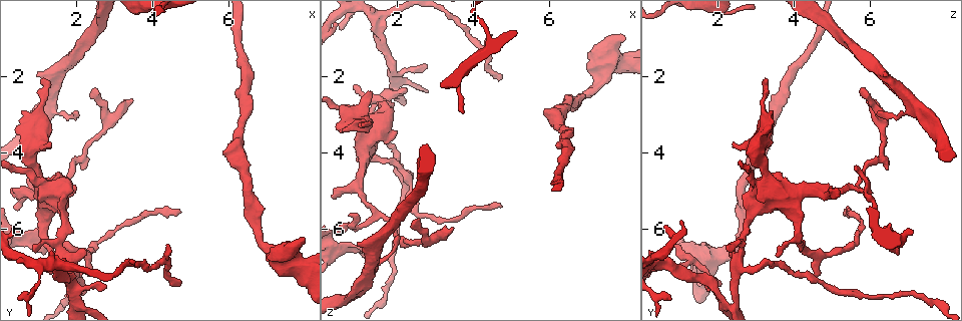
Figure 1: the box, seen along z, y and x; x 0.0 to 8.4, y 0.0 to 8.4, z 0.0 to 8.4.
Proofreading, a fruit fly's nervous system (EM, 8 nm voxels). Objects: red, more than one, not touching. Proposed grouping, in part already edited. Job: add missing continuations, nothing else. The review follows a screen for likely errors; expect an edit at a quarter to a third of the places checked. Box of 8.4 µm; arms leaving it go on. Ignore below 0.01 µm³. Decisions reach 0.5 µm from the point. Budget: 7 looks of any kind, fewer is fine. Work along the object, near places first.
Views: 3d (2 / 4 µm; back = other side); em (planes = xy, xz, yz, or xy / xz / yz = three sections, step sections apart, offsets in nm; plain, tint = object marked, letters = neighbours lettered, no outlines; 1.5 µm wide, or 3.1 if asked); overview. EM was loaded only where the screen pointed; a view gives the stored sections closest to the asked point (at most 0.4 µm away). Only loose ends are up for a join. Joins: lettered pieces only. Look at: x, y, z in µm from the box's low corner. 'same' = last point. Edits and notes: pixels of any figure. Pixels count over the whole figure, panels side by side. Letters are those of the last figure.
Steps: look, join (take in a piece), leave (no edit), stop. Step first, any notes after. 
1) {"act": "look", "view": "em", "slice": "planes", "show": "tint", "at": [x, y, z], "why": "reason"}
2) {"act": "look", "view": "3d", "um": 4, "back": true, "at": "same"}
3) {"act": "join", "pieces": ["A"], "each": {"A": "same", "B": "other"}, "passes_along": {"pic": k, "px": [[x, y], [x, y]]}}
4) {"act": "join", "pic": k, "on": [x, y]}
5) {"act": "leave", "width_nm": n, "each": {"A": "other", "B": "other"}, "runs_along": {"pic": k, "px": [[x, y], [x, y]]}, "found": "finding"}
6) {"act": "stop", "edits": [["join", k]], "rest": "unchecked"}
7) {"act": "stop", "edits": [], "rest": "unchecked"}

{"act": "look", "view": "em", "slice": "planes", "show": "letters", "at": [0.95, 1.90, 6.40], "why": "an open end"}

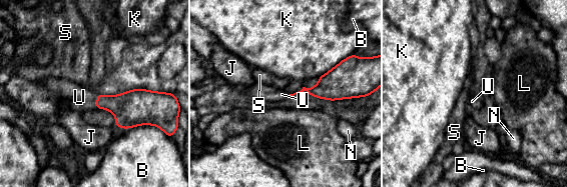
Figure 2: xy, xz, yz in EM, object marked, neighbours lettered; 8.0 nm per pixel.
{"act": "join", "pieces": ["U"], "each": {"B": "other", "J": "other", "K": "other", "L": "other", "N": "other", "S": "other", "U": "same"}, "passes_along": {"pic": 2, "px": [[127, 107], [97, 100], [79, 97]]}, "found": "it goes on there"}

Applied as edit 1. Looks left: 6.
{"act": "look", "view": "overview"}

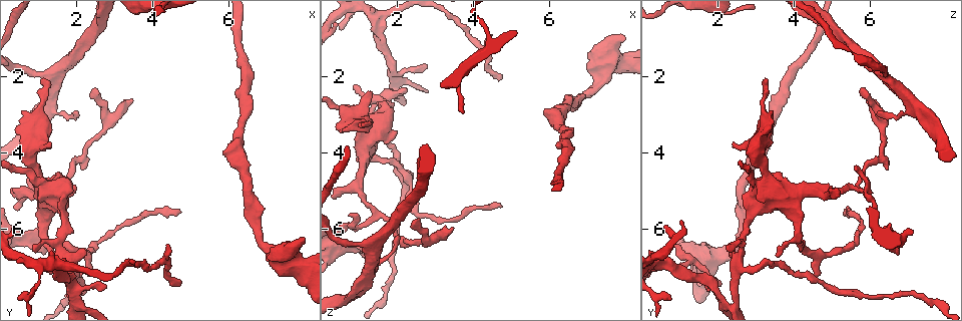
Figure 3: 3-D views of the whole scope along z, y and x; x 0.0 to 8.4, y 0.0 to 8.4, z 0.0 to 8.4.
{"act": "look", "view": "3d", "um": 4, "at": [1.35, 3.70, 2.40], "why": "branch stops here"}

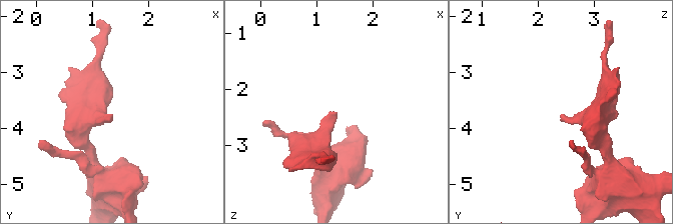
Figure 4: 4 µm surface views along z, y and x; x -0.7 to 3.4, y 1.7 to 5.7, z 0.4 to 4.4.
{"act": "look", "view": "em", "slice": "planes", "show": "tint", "at": [1.30, 3.70, 2.40], "why": "shape alone is not enough"}

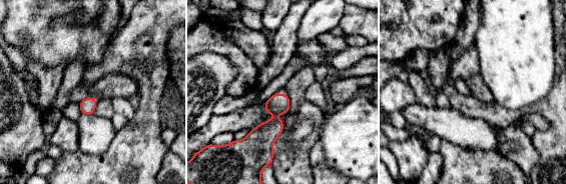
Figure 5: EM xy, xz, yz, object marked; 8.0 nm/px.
{"act": "look", "view": "em", "slice": "planes", "show": "letters", "at": "same"}

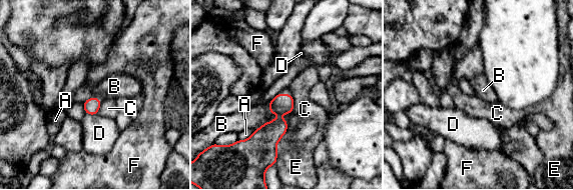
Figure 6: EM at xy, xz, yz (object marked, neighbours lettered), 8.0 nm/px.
{"act": "leave", "each": {"A": "other", "B": "other", "C": "other", "D": "other", "E": "other", "F": "other"}, "border": {"pic": 6, "px": [[267, 105], [271, 113], [293, 109]]}, "found": "no lettered piece goes on from it"}

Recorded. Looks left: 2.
{"act": "look", "view": "em", "slice": "planes", "show": "letters", "at": [0.50, 7.85, 0.80], "why": "thin end"}

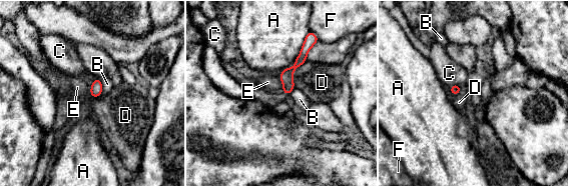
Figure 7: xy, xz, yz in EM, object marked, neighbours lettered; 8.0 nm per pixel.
{"act": "leave", "each": {"A": "other", "B": "other", "C": "other", "D": "other", "E": "other", "F": "other"}, "border": {"pic": 7, "px": [[307, 60], [293, 73], [294, 87]]}, "found": "none of them fits"}

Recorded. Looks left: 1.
{"act": "stop", "edits": [["join", 2]], "rest": "unchecked"}

